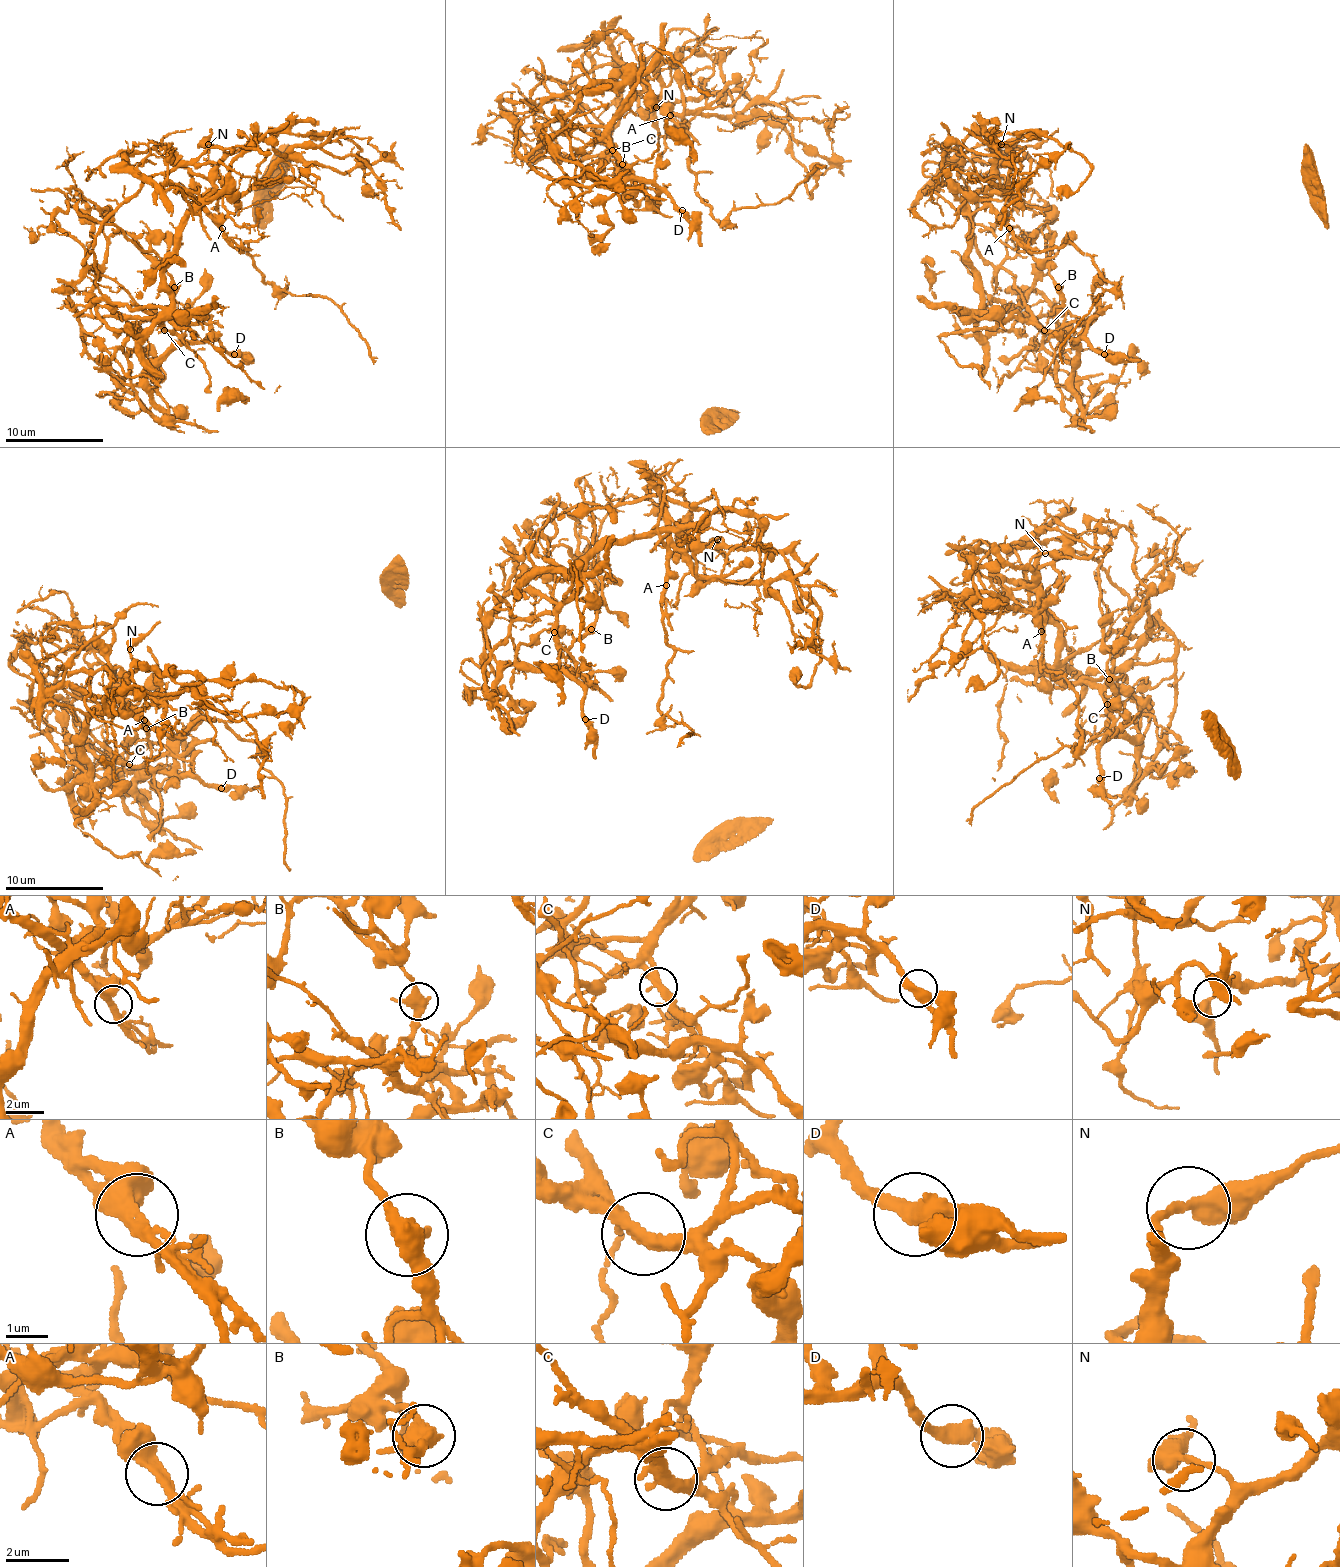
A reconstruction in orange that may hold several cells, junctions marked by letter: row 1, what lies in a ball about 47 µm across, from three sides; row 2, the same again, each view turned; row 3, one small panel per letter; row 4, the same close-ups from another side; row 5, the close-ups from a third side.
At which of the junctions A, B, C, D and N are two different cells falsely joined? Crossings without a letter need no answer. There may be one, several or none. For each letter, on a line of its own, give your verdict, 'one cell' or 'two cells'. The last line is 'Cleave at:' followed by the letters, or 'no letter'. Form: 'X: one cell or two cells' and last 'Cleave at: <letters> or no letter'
A: two cells
B: two cells
C: two cells
D: one cell
N: one cell
Cleave at: A, B, C

